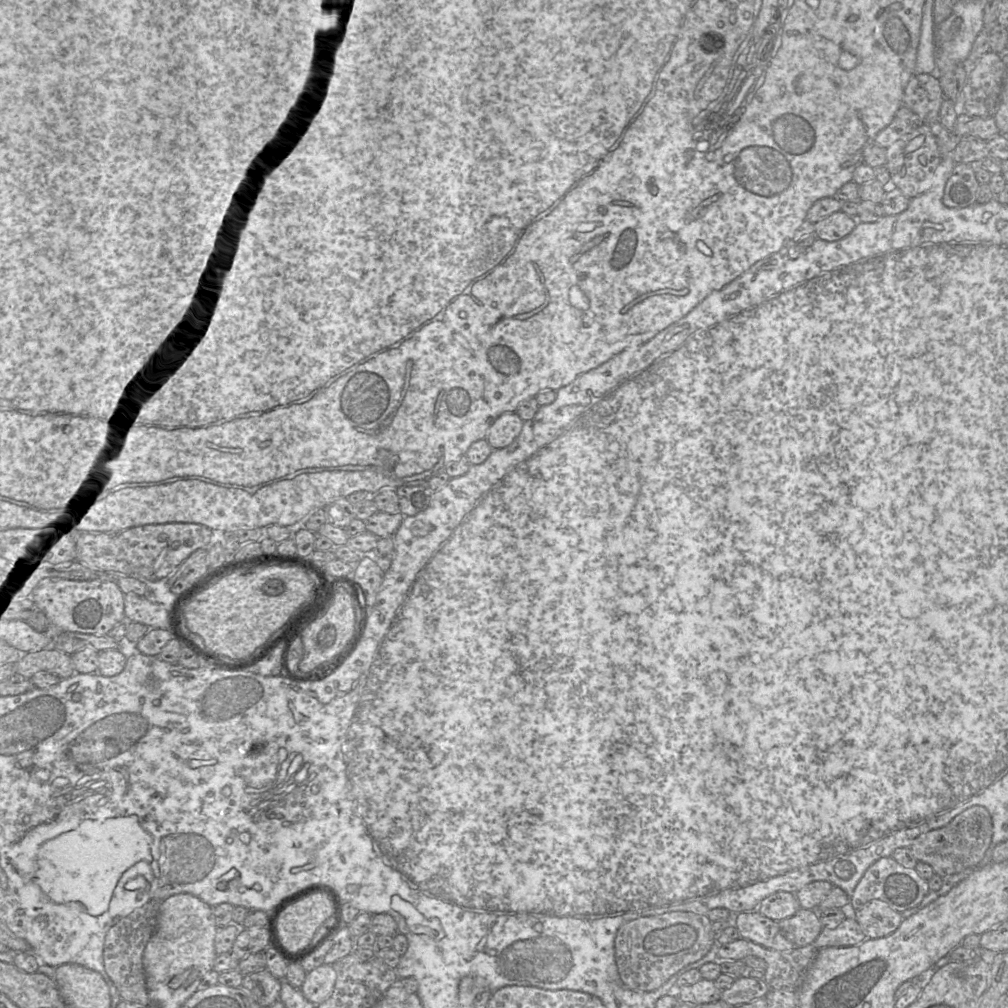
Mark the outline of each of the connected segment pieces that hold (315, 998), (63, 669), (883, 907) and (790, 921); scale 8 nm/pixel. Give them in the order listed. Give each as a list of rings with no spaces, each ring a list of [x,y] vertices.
[[[323,963],[307,972],[300,990],[307,1000],[314,1004],[320,1004],[332,994],[335,981],[336,972],[333,966]]]
[[[52,647],[21,654],[15,663],[15,670],[16,674],[27,679],[38,672],[53,673],[62,679],[75,674],[71,656]]]
[[[871,900],[856,910],[855,920],[866,938],[882,938],[896,931],[902,923],[903,917],[886,902]]]
[[[800,908],[793,916],[777,922],[783,935],[795,947],[814,943],[823,929],[817,909]]]

